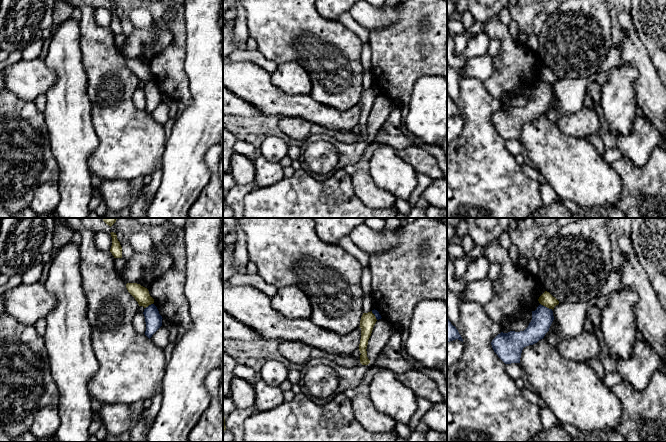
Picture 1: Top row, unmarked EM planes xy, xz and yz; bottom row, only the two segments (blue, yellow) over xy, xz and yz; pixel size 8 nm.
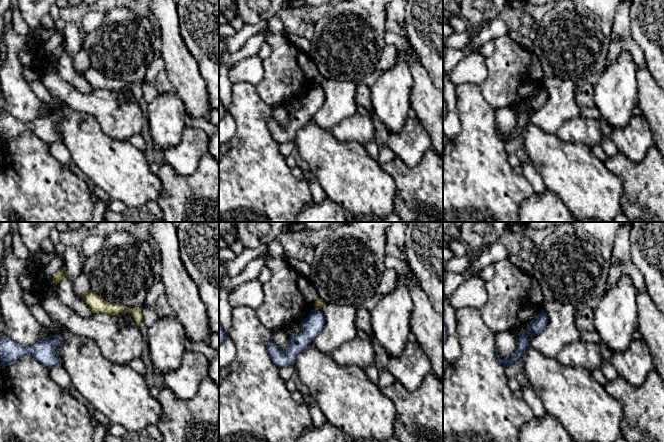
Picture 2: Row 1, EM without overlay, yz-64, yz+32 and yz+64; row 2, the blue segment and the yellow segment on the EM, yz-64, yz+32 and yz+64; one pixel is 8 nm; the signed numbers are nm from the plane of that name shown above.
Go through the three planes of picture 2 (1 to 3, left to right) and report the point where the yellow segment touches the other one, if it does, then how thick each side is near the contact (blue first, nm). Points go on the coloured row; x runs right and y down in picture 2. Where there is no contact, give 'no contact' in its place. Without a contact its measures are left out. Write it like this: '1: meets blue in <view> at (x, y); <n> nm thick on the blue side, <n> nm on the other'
1: no contact
2: meets blue in yz+32 at (318, 309); 160 nm thick on the blue side, 70 nm on the other
3: no contact

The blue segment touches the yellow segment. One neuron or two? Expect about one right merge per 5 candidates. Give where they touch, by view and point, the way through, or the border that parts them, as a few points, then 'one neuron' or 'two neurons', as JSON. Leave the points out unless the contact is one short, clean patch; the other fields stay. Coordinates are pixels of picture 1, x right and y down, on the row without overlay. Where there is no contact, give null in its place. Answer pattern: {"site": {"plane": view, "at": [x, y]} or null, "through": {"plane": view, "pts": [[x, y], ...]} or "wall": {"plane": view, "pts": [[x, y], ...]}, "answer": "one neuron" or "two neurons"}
{"site": {"plane": "yz", "at": [546, 83]}, "answer": "two neurons"}

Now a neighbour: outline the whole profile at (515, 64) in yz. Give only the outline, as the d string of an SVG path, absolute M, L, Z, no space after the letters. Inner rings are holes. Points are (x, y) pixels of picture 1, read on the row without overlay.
M499 20L486 23L483 32L490 39L501 41L500 52L492 57L494 72L484 82L490 95L500 100L503 95L515 94L517 87L531 87L529 80L538 77L545 68L539 56L531 48L515 41Z

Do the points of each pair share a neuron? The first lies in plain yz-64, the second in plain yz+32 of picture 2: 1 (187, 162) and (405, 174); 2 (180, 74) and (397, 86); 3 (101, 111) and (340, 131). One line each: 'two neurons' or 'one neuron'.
1: two neurons
2: two neurons
3: one neuron

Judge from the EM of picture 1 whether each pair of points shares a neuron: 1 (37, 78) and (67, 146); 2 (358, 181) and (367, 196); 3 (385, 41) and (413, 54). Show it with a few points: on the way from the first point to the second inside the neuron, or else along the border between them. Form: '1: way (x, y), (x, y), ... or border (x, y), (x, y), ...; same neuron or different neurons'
1: border (51, 70), (56, 76), (56, 82), (45, 93); different neurons
2: way (362, 185), (367, 192); same neuron
3: way (392, 48), (396, 52), (406, 52); same neuron

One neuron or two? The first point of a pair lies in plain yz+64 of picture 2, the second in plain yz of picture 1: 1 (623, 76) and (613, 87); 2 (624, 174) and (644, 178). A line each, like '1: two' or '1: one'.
1: one
2: one

